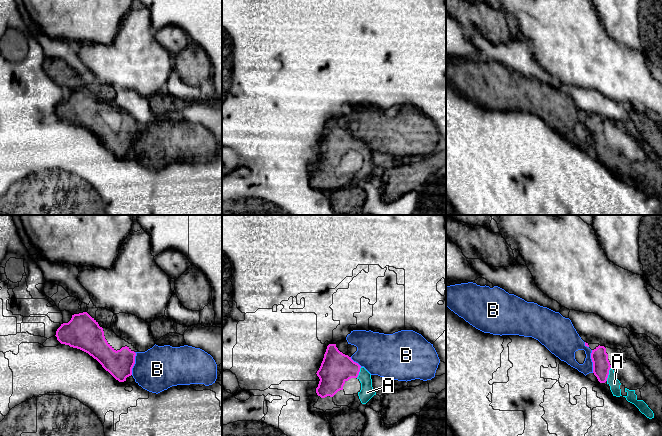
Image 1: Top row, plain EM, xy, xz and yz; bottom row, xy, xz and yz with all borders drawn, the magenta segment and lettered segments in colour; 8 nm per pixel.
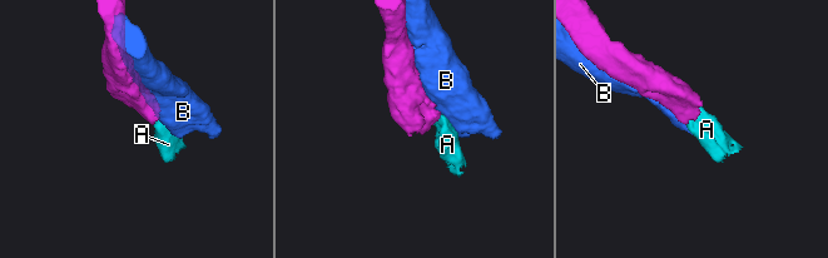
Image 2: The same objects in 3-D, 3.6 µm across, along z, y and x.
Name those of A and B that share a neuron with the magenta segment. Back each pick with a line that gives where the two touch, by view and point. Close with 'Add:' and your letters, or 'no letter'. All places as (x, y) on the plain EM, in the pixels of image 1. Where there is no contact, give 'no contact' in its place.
A: yz (608, 149)
Add: A

